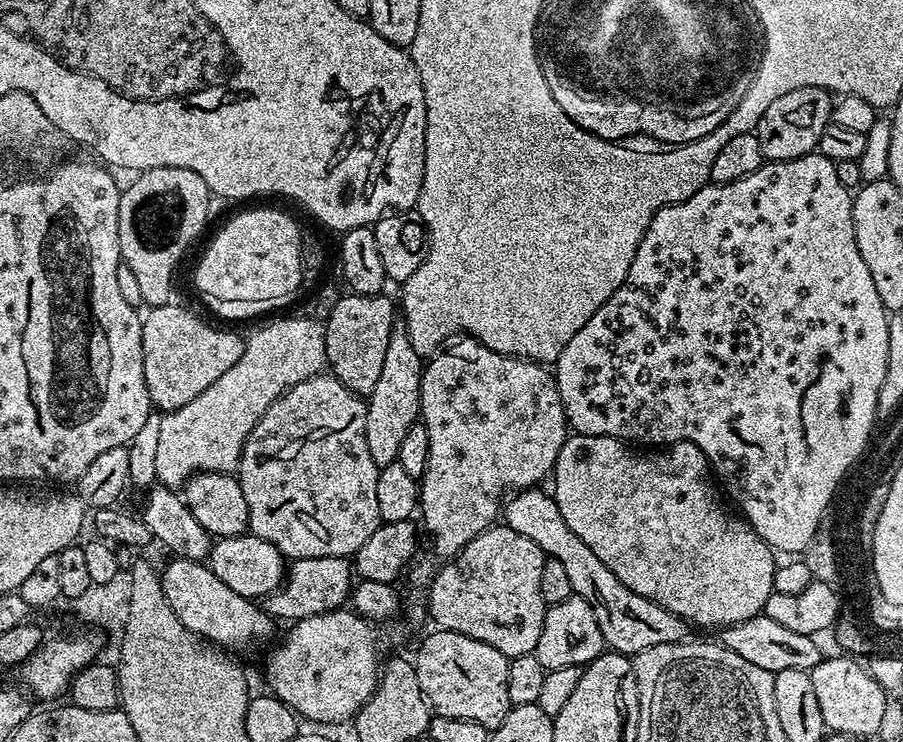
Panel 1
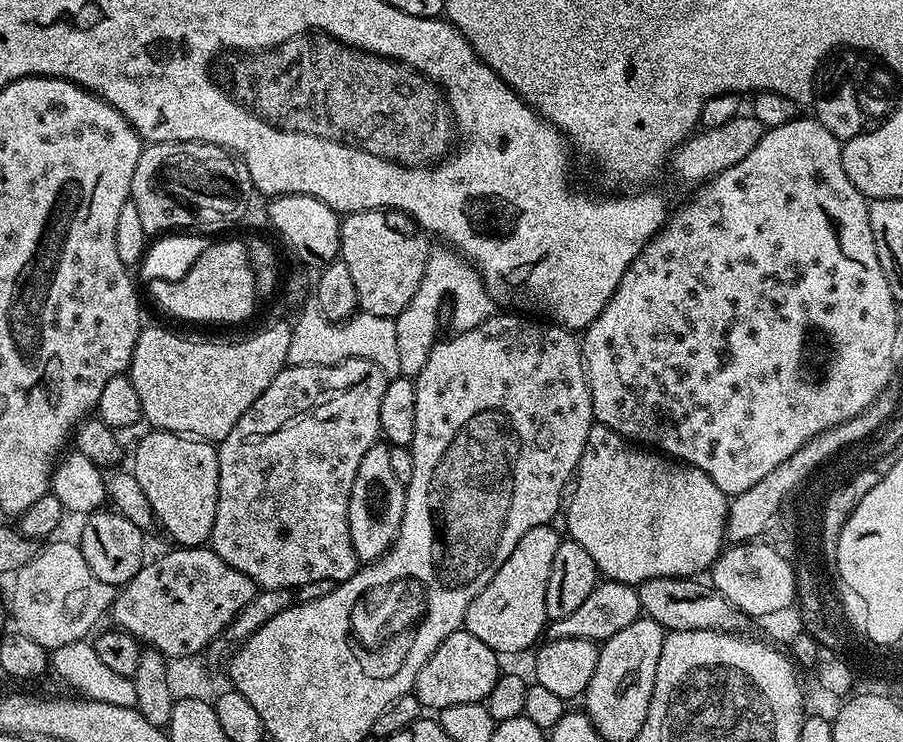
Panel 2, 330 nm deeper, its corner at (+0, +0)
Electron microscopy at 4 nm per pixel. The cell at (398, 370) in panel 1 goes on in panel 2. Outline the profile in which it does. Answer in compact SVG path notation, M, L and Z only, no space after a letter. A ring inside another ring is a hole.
M378 442L366 450L362 462L358 465L358 474L350 490L348 517L350 518L350 538L354 546L357 561L371 562L379 560L396 537L400 535L402 514L406 510L406 485L394 478L390 466L390 447L387 443Z

